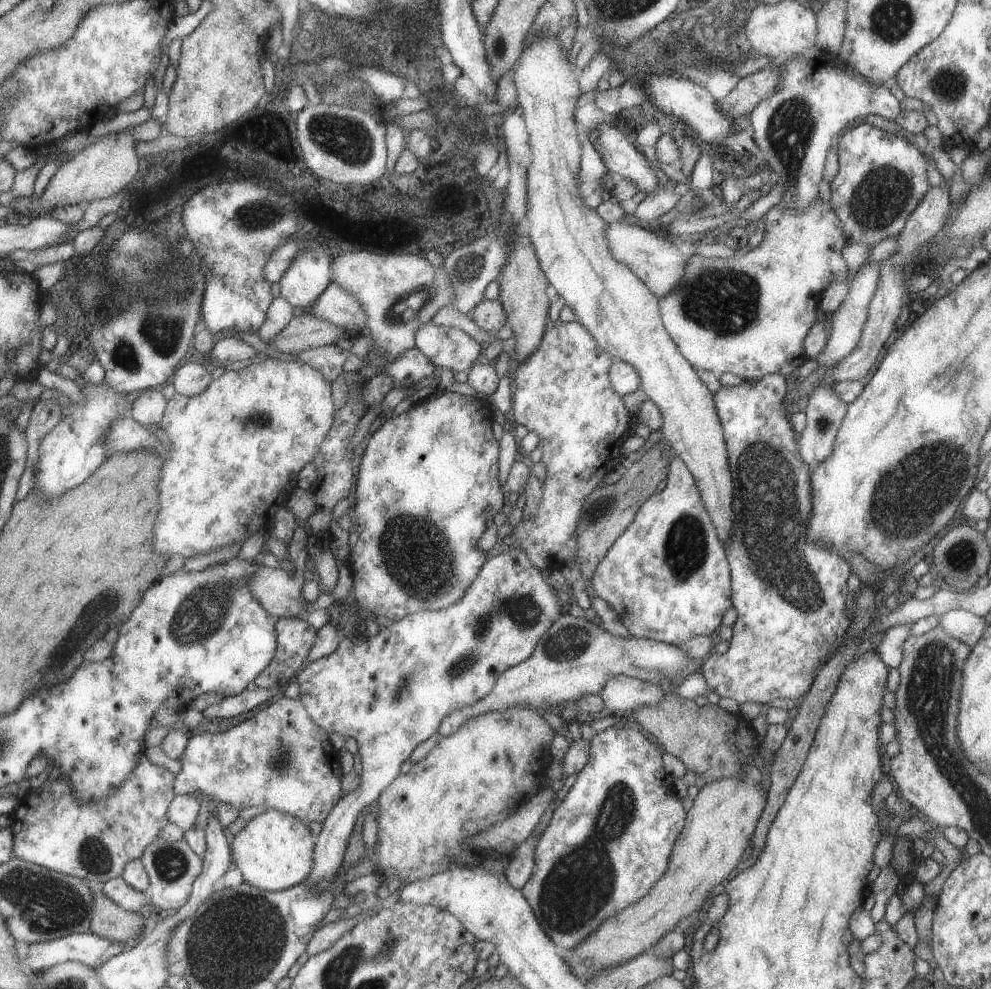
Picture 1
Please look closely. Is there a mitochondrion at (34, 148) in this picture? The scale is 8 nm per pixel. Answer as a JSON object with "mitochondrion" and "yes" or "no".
{"mitochondrion":"no"}

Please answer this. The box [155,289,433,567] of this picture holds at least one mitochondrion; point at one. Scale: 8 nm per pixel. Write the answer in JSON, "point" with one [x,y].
{"point":[260,419]}

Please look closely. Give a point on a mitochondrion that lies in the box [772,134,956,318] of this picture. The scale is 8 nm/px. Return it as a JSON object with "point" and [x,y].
{"point":[879,200]}

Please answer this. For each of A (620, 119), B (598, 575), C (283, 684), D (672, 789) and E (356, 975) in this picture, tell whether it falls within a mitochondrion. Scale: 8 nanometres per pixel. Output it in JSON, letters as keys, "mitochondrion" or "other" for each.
{"A":"other","B":"other","C":"other","D":"other","E":"mitochondrion"}

